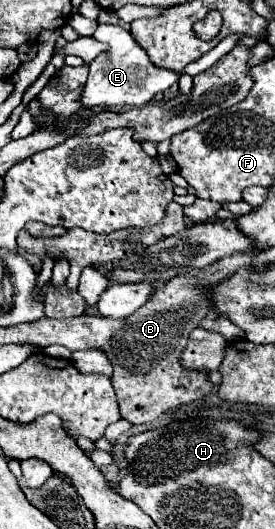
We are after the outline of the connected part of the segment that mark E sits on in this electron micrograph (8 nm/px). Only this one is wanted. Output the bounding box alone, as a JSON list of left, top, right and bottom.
[82,24,178,108]

